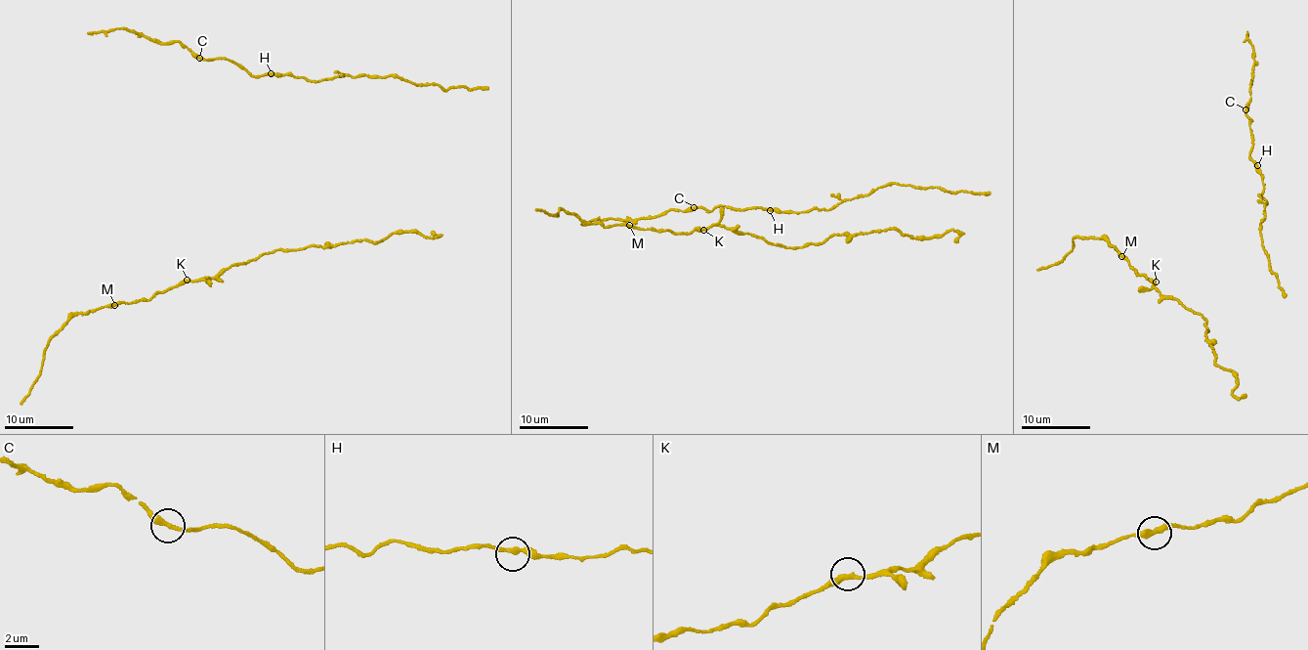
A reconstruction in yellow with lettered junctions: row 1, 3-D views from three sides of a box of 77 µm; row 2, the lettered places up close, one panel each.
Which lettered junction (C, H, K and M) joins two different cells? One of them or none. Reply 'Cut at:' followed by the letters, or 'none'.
Cut at: M

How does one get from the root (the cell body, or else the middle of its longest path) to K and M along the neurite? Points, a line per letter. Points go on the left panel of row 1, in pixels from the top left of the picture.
K: (416, 229), (391, 233), (378, 241), (352, 241), (263, 253), (257, 259), (231, 265), (211, 278), (187, 280)
M: (416, 229), (391, 233), (378, 241), (263, 253), (211, 278), (155, 291), (150, 298), (114, 304)

